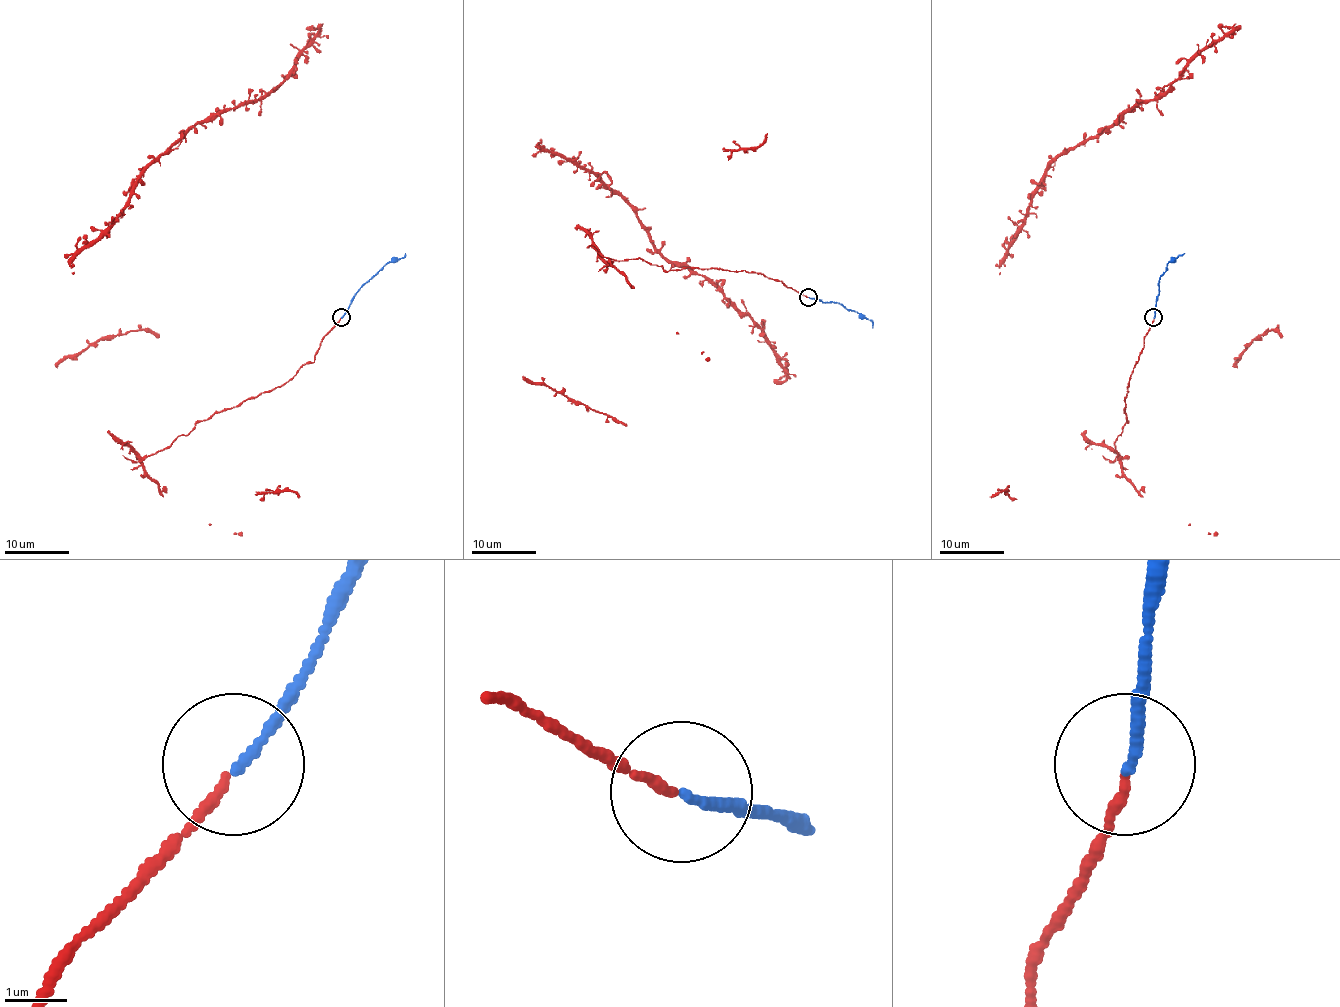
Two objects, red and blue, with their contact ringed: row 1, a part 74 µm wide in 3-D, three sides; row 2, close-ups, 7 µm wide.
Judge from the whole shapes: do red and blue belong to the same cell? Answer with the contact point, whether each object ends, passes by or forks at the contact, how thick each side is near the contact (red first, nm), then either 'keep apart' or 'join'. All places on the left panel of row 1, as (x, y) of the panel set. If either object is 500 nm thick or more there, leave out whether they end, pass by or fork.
place (341, 317); red ends; blue ends; calibres 140 and 140 nm; join

